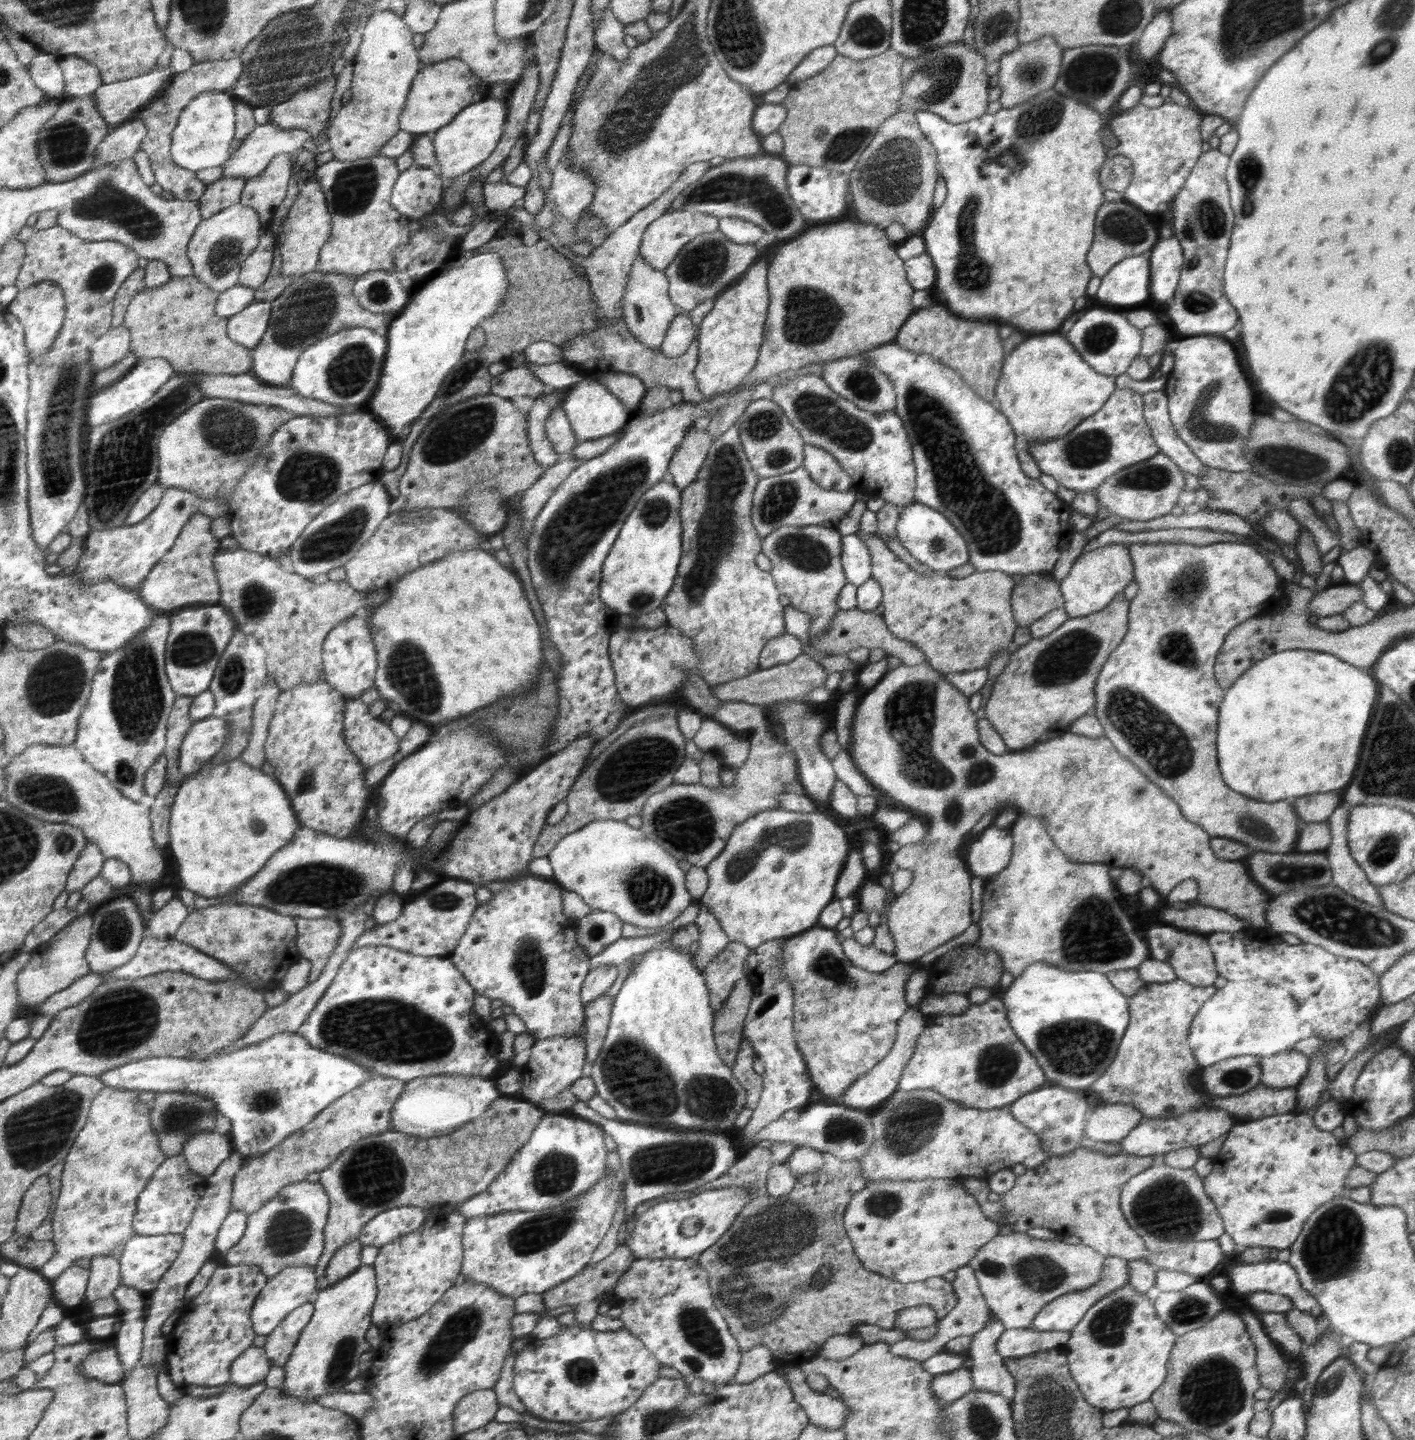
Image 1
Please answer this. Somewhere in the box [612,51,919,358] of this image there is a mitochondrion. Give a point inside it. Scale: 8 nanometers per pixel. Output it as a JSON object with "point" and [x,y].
{"point":[756,191]}

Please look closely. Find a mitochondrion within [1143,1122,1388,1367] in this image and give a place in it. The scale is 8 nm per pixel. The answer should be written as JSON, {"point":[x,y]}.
{"point":[1334,1250]}

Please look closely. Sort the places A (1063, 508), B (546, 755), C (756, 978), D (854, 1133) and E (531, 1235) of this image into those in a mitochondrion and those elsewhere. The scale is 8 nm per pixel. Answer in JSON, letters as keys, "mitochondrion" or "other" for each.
{"A":"other","B":"other","C":"other","D":"mitochondrion","E":"mitochondrion"}

